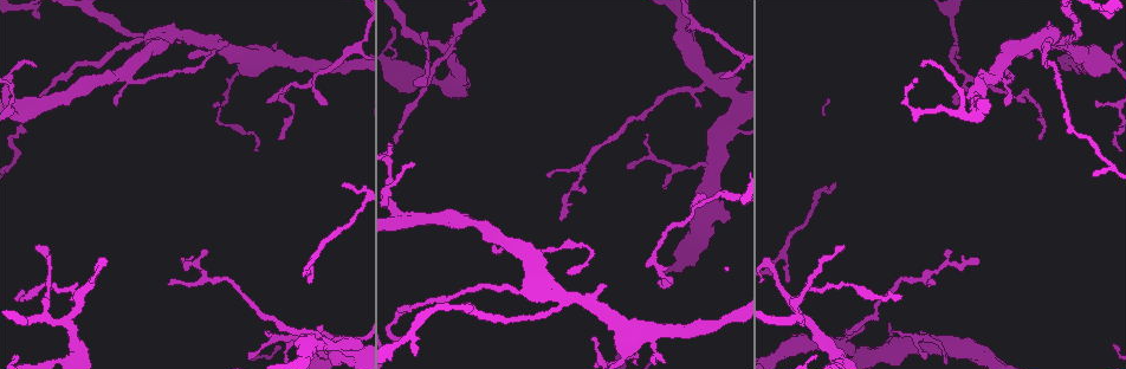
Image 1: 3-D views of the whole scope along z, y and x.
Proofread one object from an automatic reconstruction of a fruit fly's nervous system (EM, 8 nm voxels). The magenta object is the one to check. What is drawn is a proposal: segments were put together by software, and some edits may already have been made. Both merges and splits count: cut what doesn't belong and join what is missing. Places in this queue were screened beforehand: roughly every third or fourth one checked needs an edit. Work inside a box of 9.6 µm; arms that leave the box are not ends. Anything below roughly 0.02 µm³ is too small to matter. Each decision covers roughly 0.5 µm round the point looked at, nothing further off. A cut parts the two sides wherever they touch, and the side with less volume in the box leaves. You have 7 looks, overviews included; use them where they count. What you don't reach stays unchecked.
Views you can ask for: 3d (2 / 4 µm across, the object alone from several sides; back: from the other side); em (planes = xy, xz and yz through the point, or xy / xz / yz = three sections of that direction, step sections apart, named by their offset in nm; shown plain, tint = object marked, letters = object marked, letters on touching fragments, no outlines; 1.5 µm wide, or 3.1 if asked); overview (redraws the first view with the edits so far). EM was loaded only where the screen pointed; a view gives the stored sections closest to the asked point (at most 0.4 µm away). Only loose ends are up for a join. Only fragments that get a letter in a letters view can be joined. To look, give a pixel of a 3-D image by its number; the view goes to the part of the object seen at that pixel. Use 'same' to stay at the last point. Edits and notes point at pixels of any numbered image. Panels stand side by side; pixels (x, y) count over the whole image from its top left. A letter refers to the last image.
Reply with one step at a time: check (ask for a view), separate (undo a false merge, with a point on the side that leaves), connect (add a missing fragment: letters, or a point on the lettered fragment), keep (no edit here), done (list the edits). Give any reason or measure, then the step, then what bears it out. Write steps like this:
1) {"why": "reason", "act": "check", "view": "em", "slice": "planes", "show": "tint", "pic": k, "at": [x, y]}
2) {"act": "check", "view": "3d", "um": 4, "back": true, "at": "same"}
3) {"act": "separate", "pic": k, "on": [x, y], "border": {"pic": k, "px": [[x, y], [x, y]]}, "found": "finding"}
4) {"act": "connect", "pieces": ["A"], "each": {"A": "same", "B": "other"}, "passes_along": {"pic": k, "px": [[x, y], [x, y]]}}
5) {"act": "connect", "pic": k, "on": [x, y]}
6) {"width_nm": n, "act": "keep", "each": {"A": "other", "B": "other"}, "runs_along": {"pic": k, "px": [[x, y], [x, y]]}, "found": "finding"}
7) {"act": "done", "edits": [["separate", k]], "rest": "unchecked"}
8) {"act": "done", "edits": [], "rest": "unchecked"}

{"why": "sudden change in width", "act": "check", "view": "em", "slice": "planes", "show": "letters", "pic": 1, "at": [140, 39]}

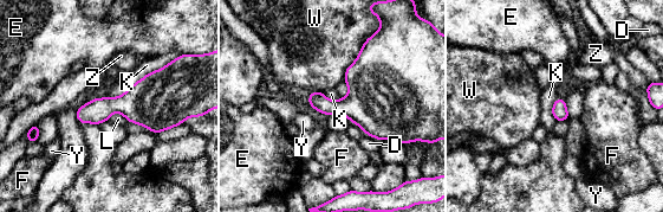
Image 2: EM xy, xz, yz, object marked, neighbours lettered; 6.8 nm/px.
{"width_nm": 100, "act": "keep", "each": {"D": "other", "E": "other", "F": "other", "K": "other", "L": "other", "W": "other", "Y": "other", "Z": "other"}, "border": {"pic": 2, "px": [[173, 59], [121, 95], [105, 97]]}, "found": "one neuron here"}

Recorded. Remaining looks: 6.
{"why": "branch stops here", "act": "check", "view": "em", "slice": "planes", "show": "letters", "pic": 1, "at": [704, 194]}

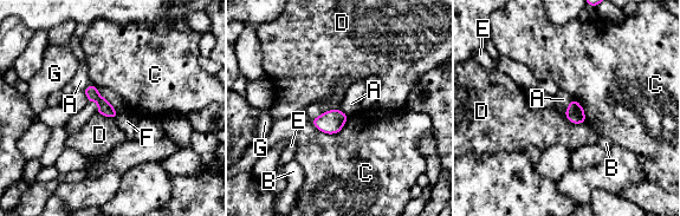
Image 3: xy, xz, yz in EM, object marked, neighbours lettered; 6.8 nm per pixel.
{"act": "keep", "each": {"A": "other", "B": "other", "C": "other", "D": "other", "E": "other", "F": "other", "G": "other"}, "border": {"pic": 3, "px": [[84, 89], [94, 85], [117, 115]]}, "found": "no lettered fragment goes on from it"}

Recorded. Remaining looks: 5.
{"act": "check", "view": "3d", "um": 4, "pic": 1, "at": [730, 219]}

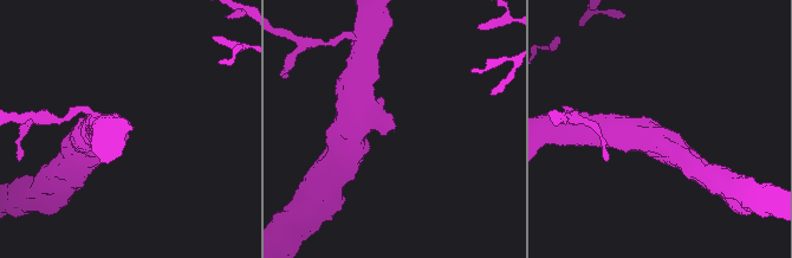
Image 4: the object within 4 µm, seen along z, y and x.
{"act": "check", "view": "em", "slice": "planes", "show": "letters", "pic": 4, "at": [130, 123]}

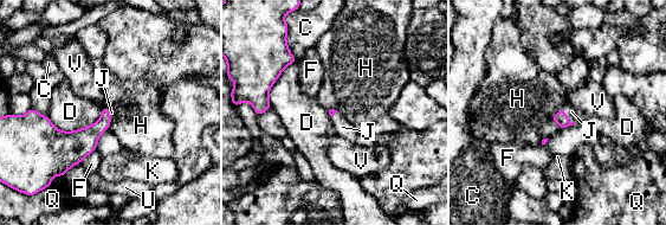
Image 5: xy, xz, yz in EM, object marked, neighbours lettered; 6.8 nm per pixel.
{"act": "connect", "pieces": ["J"], "each": {"C": "other", "D": "other", "F": "other", "H": "other", "J": "same", "K": "other", "Q": "other", "U": "other", "V": "other"}, "passes_along": {"pic": 5, "px": [[561, 119], [566, 117], [571, 111]]}, "found": "the neuron continues"}

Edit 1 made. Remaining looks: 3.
{"act": "done", "edits": [["connect", 5]], "rest": "unchecked"}

